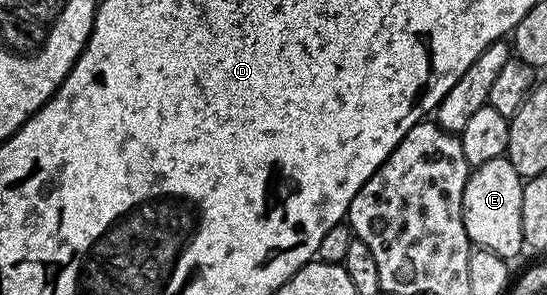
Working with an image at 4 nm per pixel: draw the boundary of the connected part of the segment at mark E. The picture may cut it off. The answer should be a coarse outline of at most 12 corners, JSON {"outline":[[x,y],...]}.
{"outline":[[507,156],[471,168],[471,246],[514,259],[524,178]]}

